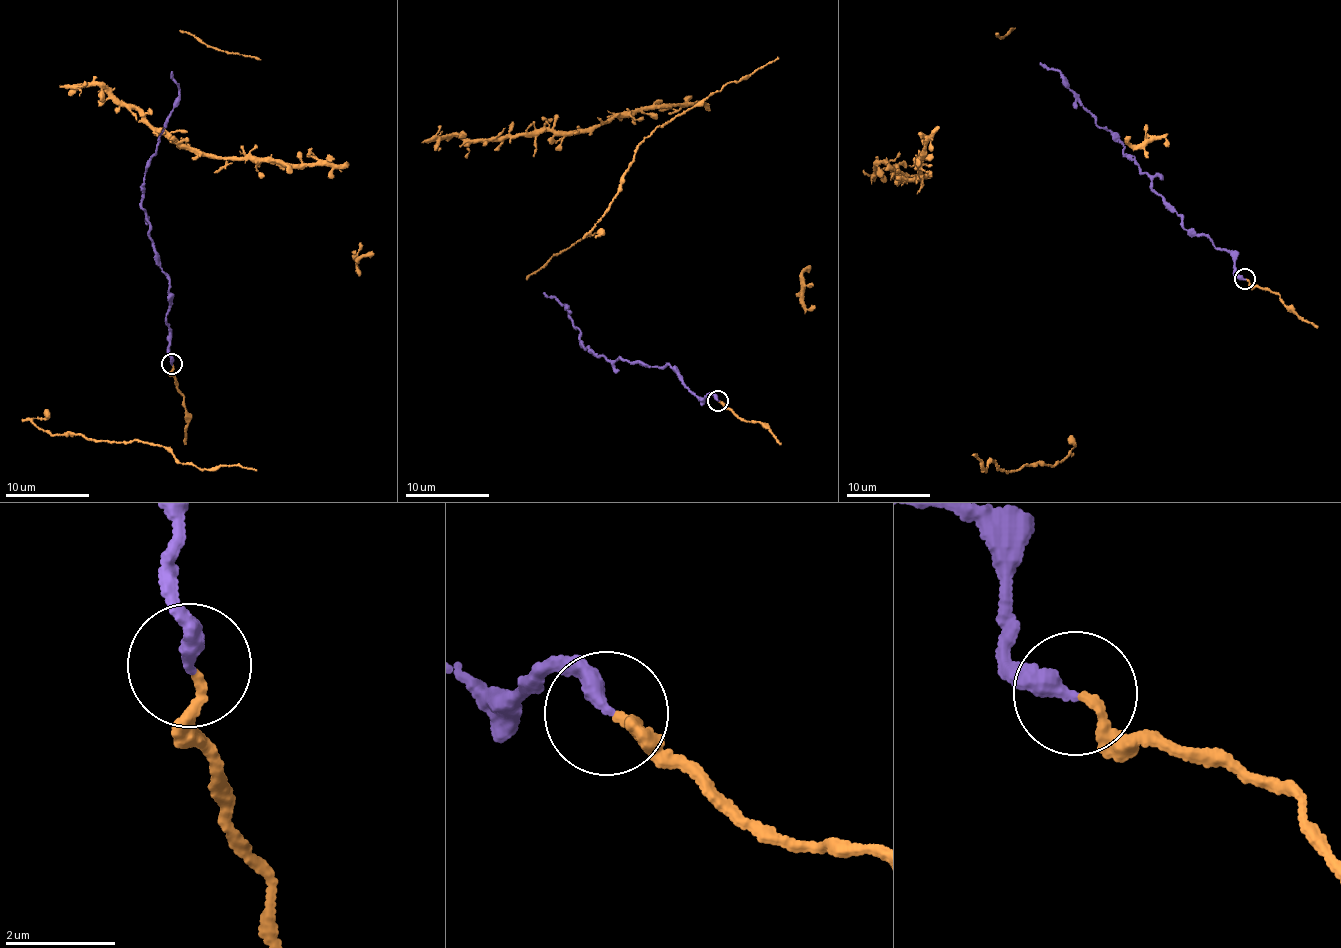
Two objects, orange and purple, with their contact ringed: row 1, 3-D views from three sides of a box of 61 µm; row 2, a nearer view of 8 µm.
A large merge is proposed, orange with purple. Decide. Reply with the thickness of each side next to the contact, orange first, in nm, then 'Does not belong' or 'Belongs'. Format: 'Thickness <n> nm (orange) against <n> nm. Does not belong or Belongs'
Thickness 180 nm (orange) against 320 nm. Belongs

